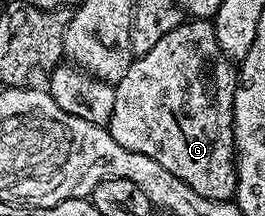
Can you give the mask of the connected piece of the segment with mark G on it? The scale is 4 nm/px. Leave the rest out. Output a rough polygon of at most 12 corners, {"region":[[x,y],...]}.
{"region":[[188,18],[114,84],[117,145],[235,193],[237,71]]}

